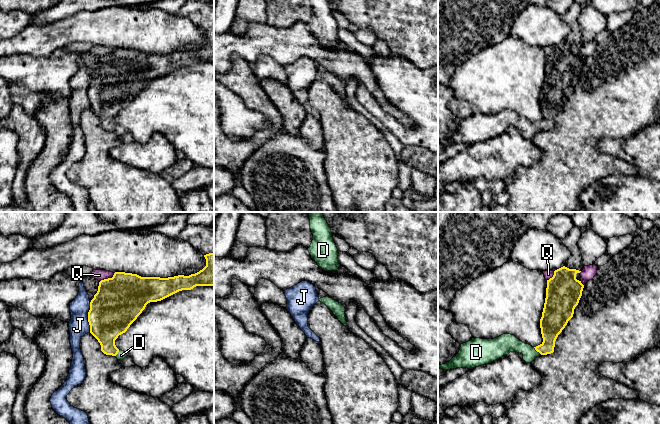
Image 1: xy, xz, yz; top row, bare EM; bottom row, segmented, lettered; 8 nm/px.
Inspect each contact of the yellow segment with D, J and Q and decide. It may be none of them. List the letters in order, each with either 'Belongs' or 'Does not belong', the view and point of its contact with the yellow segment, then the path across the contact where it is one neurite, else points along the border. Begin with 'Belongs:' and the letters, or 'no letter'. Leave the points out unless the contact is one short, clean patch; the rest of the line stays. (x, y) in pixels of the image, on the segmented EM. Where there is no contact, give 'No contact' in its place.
Belongs: D
D: Belongs. Touches yellow at yz (537, 351). Path across: yz (551, 324), (549, 340), (537, 351), (528, 351), (507, 343)
J: Does not belong. Touches yellow at xy (88, 317)
Q: Does not belong. Touches yellow at xy (108, 278). Boundary: xy (114, 273), (111, 277), (100, 281)

